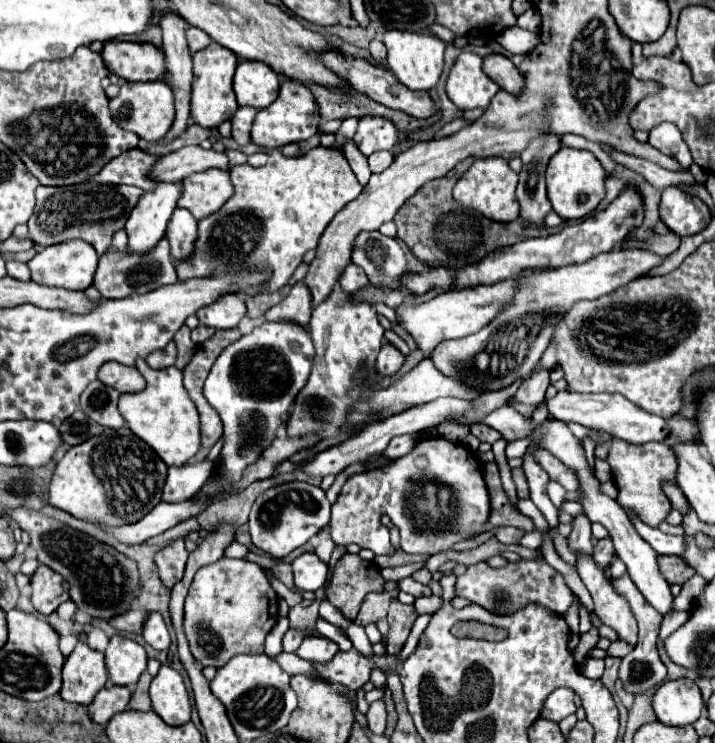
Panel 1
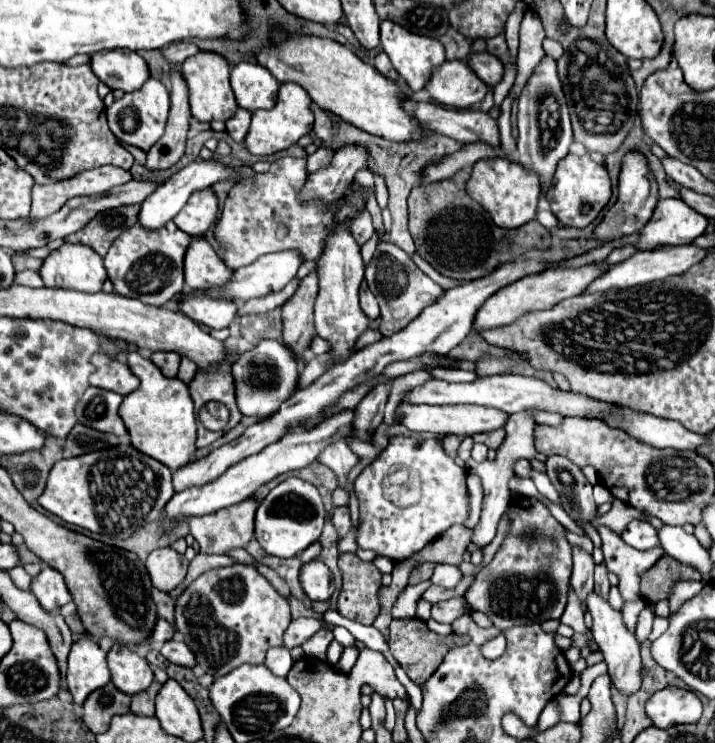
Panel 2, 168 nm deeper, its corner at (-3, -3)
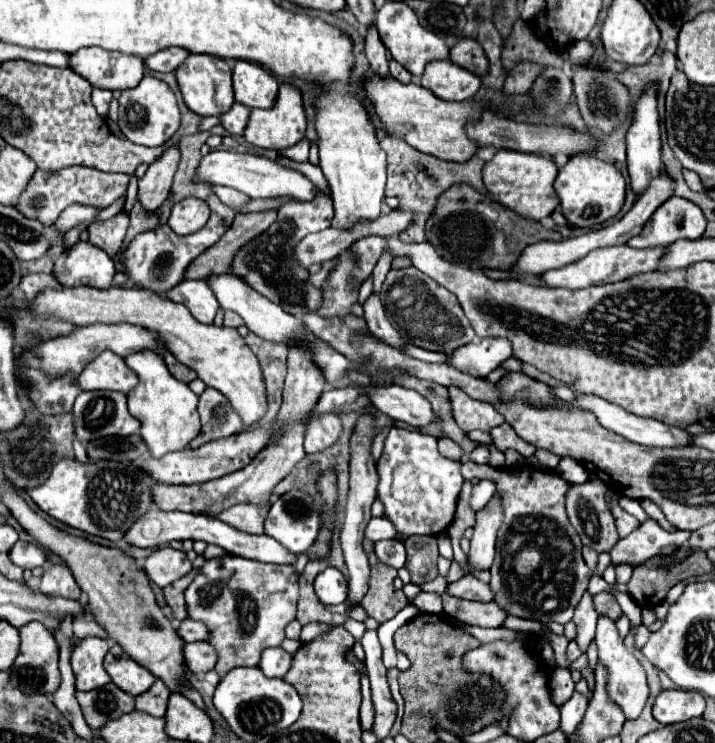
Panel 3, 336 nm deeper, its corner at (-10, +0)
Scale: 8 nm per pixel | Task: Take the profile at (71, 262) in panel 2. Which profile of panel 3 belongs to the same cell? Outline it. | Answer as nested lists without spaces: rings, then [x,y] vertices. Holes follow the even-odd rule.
[[[79,241],[57,257],[53,275],[63,287],[91,285],[97,289],[107,289],[113,285],[115,263],[103,249]]]

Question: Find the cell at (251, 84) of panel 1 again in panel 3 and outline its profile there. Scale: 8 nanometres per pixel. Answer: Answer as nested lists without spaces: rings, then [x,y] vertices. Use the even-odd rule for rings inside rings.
[[[237,61],[233,69],[233,89],[235,101],[239,101],[241,105],[247,105],[251,109],[267,109],[275,103],[277,79],[255,63]]]

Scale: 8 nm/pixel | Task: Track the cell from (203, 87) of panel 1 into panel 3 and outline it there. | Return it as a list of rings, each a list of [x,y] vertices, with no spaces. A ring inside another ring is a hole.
[[[189,55],[189,59],[185,59],[179,65],[179,69],[175,71],[175,77],[177,77],[177,85],[179,85],[179,91],[183,95],[187,109],[201,117],[207,117],[207,115],[219,117],[225,111],[229,111],[231,105],[235,103],[233,83],[231,83],[231,67],[227,65],[227,61],[223,61],[219,57]]]

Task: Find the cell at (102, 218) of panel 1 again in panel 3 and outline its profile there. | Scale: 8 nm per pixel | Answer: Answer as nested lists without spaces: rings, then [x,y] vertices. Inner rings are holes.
[[[119,213],[109,221],[97,221],[89,225],[89,243],[101,247],[109,257],[115,257],[123,245],[129,227],[129,215]]]

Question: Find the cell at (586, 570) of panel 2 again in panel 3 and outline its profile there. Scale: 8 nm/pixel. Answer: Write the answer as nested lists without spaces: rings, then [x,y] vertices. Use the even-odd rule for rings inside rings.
[[[585,593],[583,599],[581,599],[581,603],[577,605],[573,623],[577,625],[575,643],[579,645],[581,653],[587,653],[591,641],[595,639],[595,625],[597,625],[597,613],[593,609],[593,597],[589,593]]]

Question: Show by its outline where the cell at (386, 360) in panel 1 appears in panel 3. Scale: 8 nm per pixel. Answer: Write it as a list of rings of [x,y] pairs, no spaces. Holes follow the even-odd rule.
[[[365,415],[359,419],[355,435],[351,437],[351,463],[349,463],[349,475],[351,475],[351,483],[349,483],[349,497],[347,497],[347,505],[345,505],[345,521],[341,527],[341,535],[339,535],[339,543],[345,555],[345,565],[349,569],[349,601],[351,607],[361,605],[363,595],[367,593],[369,587],[369,563],[367,563],[367,555],[363,551],[363,531],[371,519],[371,503],[377,497],[377,467],[371,459],[371,433],[373,433],[373,417]]]

